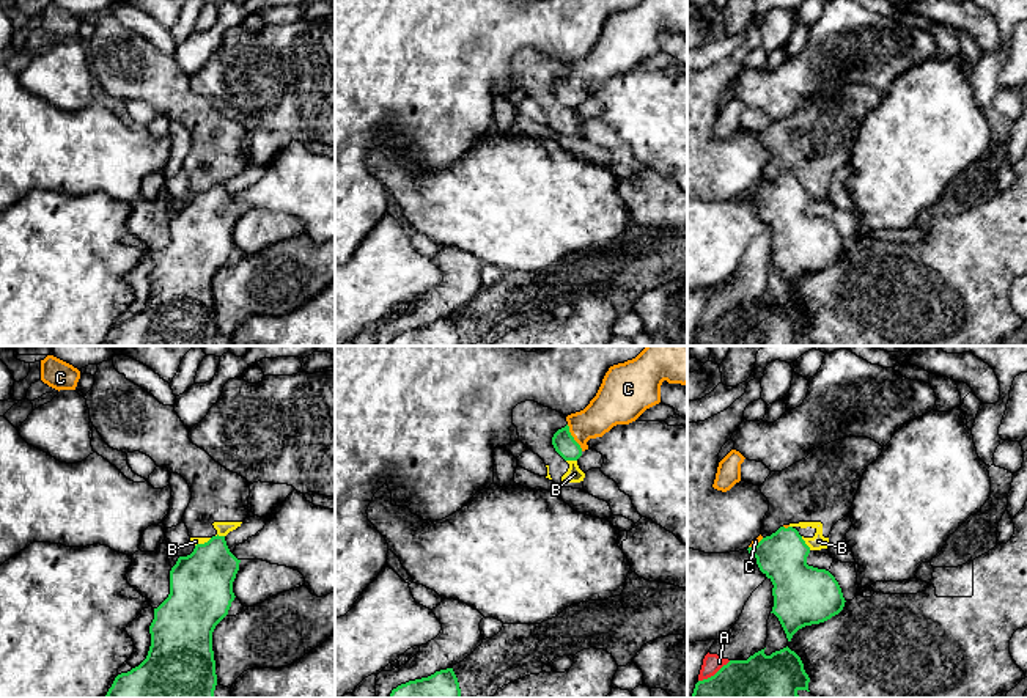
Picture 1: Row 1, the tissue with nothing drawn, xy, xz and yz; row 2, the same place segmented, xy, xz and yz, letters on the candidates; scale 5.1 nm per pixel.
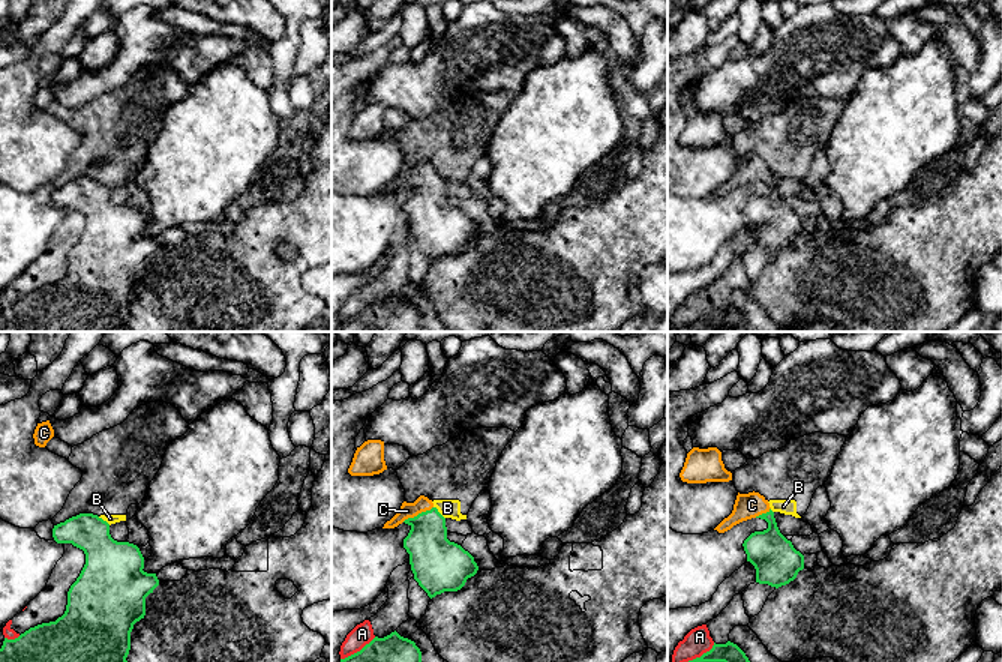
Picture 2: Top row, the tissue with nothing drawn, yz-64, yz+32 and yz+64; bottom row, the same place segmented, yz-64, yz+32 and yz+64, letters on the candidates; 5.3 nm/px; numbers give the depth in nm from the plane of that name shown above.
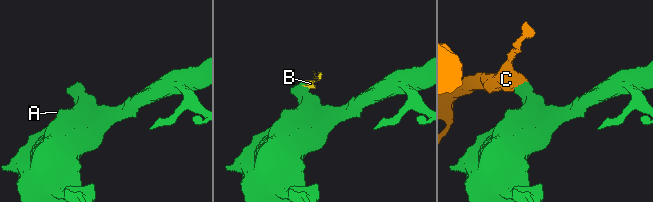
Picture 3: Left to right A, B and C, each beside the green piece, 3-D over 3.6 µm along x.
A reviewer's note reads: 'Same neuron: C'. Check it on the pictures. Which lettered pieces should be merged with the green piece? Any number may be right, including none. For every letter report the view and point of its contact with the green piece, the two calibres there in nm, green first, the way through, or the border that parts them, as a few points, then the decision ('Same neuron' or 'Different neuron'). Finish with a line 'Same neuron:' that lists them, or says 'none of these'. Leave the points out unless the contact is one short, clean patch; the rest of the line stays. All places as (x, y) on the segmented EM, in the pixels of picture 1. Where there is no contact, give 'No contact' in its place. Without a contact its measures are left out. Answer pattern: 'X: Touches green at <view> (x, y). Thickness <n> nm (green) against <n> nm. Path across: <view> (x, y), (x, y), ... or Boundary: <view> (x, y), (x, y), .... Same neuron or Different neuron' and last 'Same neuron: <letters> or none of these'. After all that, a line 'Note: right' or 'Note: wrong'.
A: Touches green at yz (716, 673). Thickness 400 nm (green) against 100 nm. Different neuron
B: Touches green at yz (804, 543). Thickness 280 nm (green) against 80 nm. Boundary: yz (801, 536), (810, 549). Different neuron
C: Touches green at xz (573, 437). Thickness 110 nm (green) against 200 nm. Path across: xz (563, 442), (573, 437), (611, 406). Same neuron
Same neuron: C
Note: right

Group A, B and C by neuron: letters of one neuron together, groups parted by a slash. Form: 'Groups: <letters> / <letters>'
Groups: A B / C

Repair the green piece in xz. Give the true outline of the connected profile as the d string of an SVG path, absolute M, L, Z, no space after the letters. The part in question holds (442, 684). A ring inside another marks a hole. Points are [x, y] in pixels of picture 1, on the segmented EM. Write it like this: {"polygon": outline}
{"polygon": "M447 668L398 685L390 698L461 698L461 689L453 668Z"}

